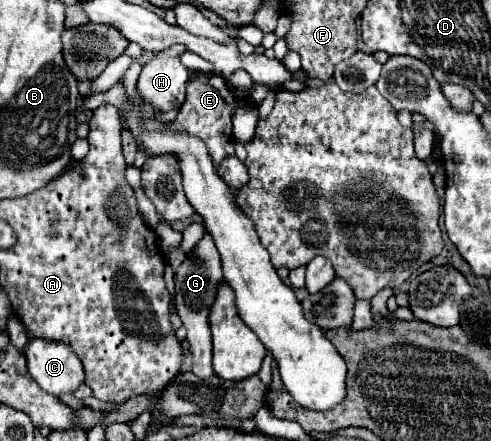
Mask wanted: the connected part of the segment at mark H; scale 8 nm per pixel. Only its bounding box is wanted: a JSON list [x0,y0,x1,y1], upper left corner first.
[137,44,189,112]

